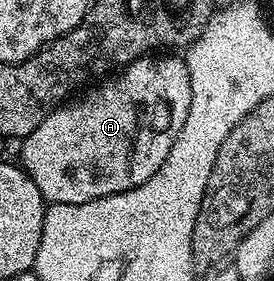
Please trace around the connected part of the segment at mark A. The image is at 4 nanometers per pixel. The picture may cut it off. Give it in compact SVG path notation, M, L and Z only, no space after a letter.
M159 56L138 58L135 62L122 67L118 73L111 76L116 76L116 78L108 77L106 79L108 82L104 86L99 86L96 90L88 89L86 92L83 92L88 92L88 94L80 93L78 96L64 102L63 105L55 107L54 112L49 116L45 116L45 120L41 120L41 124L37 124L37 128L33 128L33 132L29 132L26 138L22 139L20 146L23 147L19 150L20 159L18 158L18 161L21 163L23 171L33 180L33 184L37 184L44 203L85 204L89 200L113 196L117 192L125 192L129 188L137 188L141 184L145 184L145 180L149 180L149 176L153 176L153 172L157 172L157 168L161 168L161 164L165 164L165 156L169 156L169 148L173 148L173 140L177 140L177 132L181 132L181 124L185 124L185 116L189 116L191 85L189 84L189 68L182 57L155 57Z

